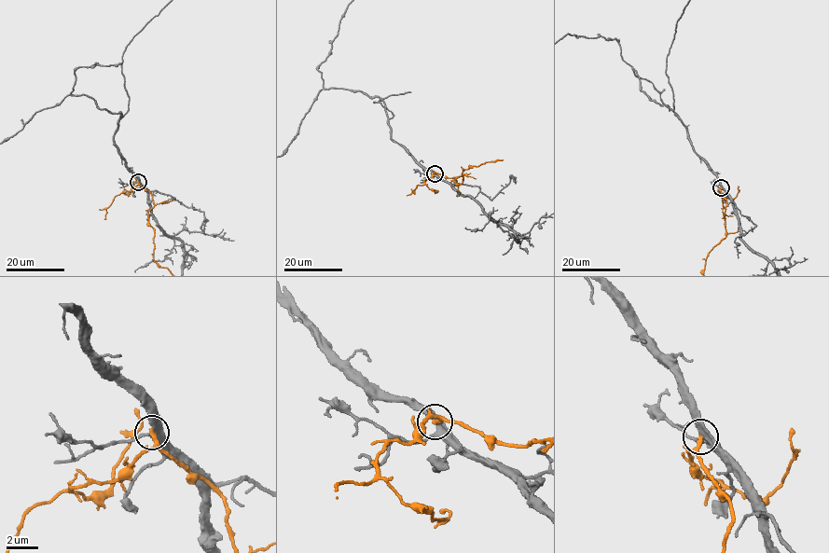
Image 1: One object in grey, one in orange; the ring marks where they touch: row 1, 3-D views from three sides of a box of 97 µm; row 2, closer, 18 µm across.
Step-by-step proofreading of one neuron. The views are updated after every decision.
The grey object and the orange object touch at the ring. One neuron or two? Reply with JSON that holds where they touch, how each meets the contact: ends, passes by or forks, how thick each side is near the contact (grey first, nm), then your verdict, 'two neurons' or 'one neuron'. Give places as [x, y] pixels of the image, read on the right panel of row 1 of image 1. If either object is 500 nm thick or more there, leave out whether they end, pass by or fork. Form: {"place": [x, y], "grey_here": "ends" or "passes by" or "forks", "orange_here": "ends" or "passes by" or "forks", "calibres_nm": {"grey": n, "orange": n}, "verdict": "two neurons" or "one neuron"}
{"place": [721, 187], "grey_here": "forks", "orange_here": "passes by", "calibres_nm": {"grey": 340, "orange": 200}, "verdict": "two neurons"}

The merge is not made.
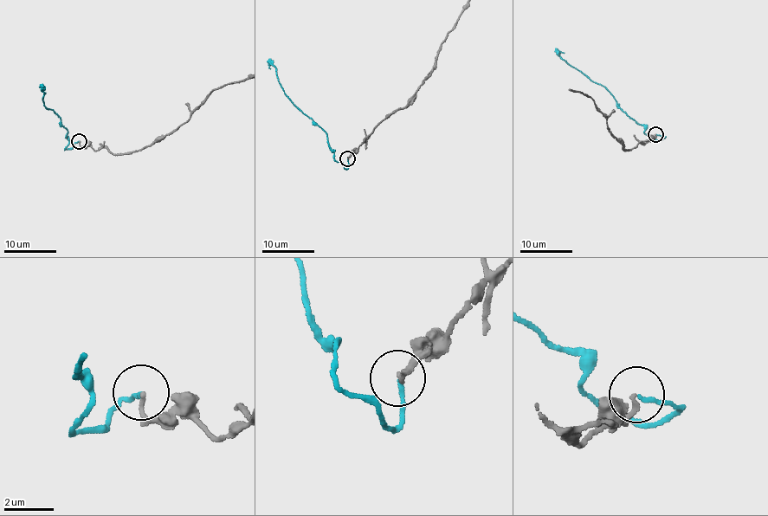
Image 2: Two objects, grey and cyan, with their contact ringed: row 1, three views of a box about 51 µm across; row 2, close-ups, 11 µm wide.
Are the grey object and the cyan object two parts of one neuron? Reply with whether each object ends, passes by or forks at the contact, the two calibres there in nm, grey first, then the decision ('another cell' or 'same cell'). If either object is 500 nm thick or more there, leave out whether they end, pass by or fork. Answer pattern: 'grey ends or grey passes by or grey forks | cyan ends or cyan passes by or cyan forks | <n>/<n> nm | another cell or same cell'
grey ends | cyan ends | 160/150 nm | same cell

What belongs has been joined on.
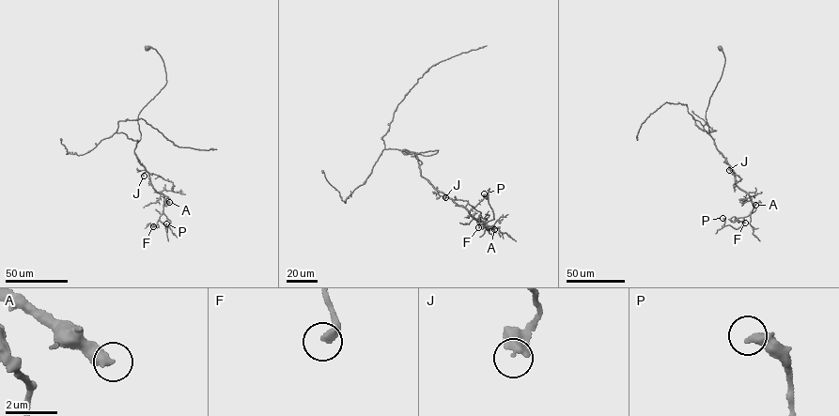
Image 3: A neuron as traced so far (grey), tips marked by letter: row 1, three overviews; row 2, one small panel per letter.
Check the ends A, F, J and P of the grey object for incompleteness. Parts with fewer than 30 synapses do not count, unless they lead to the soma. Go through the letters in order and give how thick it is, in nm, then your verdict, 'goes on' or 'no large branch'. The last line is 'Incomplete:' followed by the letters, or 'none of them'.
A: 480 nm | goes on
F: 360 nm | no large branch
J: 360 nm | no large branch
P: 460 nm | no large branch
Incomplete: A

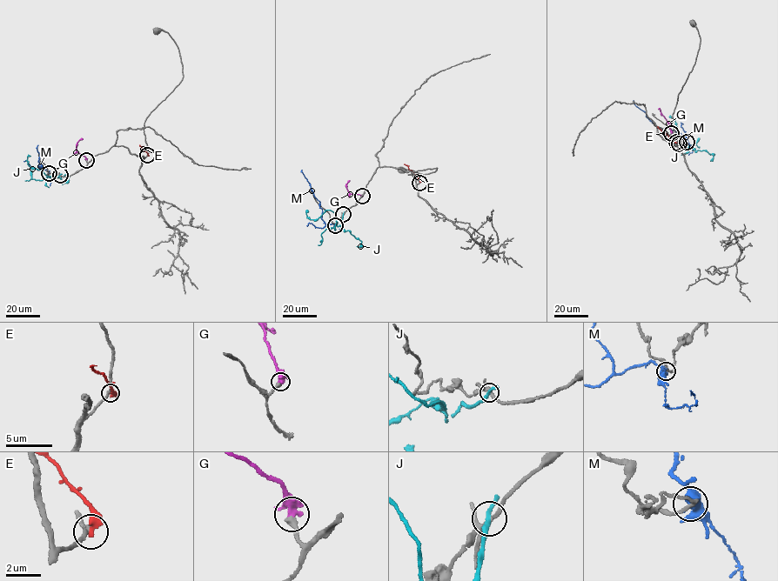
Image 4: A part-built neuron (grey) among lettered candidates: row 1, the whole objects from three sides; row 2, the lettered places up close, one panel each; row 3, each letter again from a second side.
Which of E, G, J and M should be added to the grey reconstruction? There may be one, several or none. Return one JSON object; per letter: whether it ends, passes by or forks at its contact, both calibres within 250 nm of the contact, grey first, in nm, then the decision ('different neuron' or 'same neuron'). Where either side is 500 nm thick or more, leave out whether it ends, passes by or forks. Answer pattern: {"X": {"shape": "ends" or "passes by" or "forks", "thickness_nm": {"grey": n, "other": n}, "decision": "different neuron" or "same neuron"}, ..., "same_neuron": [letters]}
{"E": {"shape": "ends", "thickness_nm": {"grey": 200, "other": 400}, "decision": "different neuron"}, "G": {"shape": "passes by", "thickness_nm": {"grey": 340, "other": 440}, "decision": "same neuron"}, "J": {"shape": "passes by", "thickness_nm": {"grey": 240, "other": 240}, "decision": "different neuron"}, "M": {"shape": "passes by", "thickness_nm": {"grey": 160, "other": 480}, "decision": "different neuron"}, "same_neuron": ["G"]}

